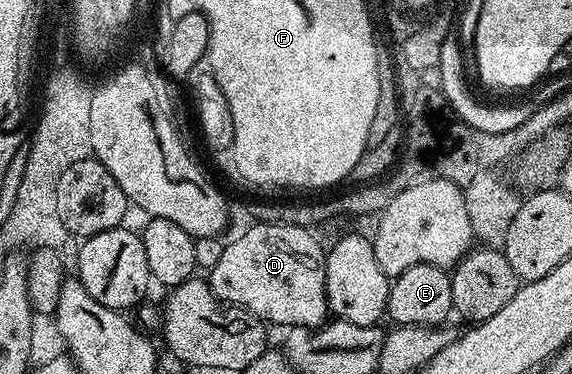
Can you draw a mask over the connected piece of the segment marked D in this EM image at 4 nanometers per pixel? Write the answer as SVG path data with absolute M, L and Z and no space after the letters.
M251 224L248 232L240 235L240 239L225 242L224 255L220 255L216 267L208 270L210 290L221 301L228 301L231 305L247 309L251 315L259 317L263 323L269 323L271 326L272 324L282 325L281 327L299 325L317 329L327 320L330 308L326 302L324 283L326 270L324 245L321 245L310 233L313 232L304 225Z

